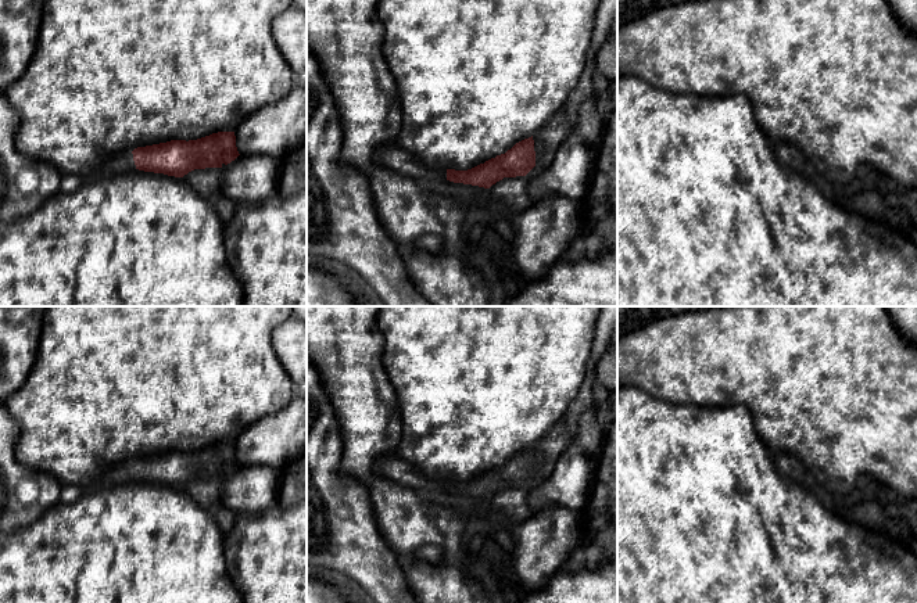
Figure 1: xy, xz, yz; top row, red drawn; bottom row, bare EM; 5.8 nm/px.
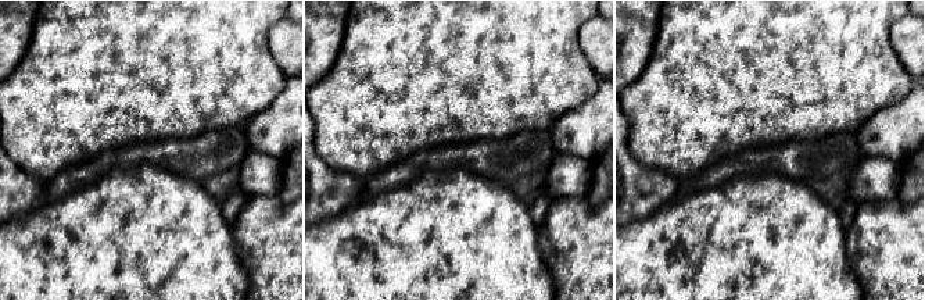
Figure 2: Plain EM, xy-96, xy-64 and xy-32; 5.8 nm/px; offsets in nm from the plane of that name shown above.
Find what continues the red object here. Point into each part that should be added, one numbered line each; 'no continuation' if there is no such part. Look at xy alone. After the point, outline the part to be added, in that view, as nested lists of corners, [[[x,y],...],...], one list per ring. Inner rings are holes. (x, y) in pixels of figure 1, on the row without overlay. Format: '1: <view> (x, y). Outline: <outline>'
1: xy (124, 473). Outline: [[[132,463],[118,464],[111,469],[107,469],[101,477],[98,477],[96,481],[90,484],[89,488],[83,489],[83,493],[101,491],[104,488],[115,487],[119,484],[129,484],[135,480],[136,475]]]

